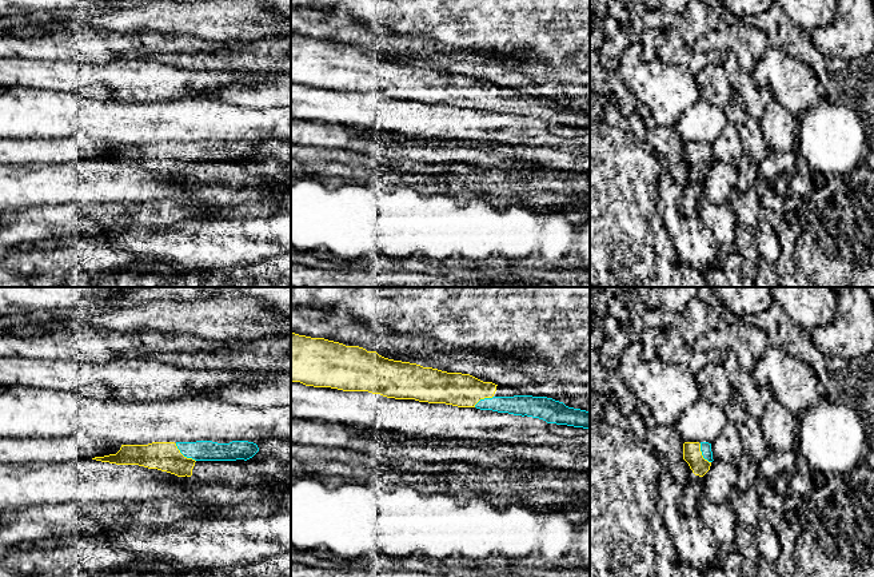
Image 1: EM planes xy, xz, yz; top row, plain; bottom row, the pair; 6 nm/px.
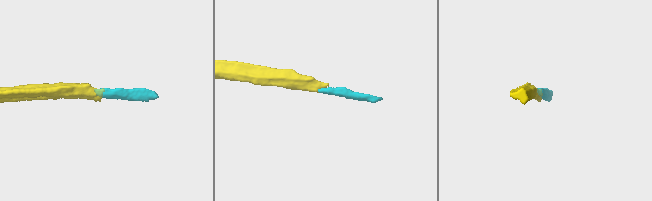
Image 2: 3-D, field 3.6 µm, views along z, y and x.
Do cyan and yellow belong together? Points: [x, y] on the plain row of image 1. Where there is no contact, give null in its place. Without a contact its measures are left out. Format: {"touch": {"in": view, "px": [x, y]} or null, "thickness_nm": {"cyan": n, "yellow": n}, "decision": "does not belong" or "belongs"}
{"touch": {"in": "xy", "px": [184, 156]}, "thickness_nm": {"cyan": 130, "yellow": 180}, "decision": "belongs"}

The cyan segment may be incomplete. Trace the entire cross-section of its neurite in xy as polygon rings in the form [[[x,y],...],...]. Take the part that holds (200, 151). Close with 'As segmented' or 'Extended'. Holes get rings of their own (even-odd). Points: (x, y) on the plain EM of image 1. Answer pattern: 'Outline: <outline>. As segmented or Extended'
Outline: [[[212,142],[152,143],[148,146],[121,146],[116,155],[92,160],[116,166],[139,166],[177,178],[191,178],[196,162],[247,162],[258,152],[258,146],[248,142],[230,144]]]. Extended

